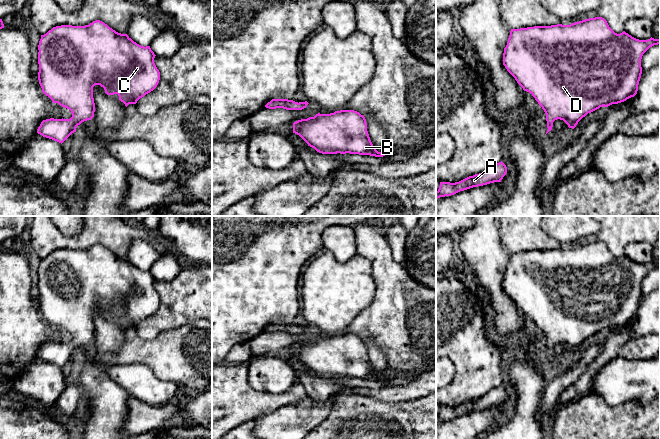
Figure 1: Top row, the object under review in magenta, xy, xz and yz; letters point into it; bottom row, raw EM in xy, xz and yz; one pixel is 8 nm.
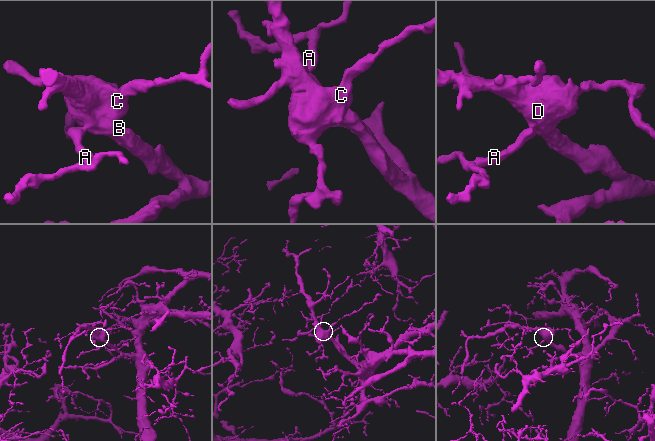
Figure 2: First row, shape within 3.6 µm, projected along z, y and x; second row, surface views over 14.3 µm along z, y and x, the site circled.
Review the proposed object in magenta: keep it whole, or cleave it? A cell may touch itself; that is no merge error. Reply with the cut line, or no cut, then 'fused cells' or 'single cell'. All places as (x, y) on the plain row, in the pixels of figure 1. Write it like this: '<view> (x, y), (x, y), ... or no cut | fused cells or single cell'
no cut | single cell

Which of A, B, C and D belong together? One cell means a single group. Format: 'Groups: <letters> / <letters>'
Groups: A B C D

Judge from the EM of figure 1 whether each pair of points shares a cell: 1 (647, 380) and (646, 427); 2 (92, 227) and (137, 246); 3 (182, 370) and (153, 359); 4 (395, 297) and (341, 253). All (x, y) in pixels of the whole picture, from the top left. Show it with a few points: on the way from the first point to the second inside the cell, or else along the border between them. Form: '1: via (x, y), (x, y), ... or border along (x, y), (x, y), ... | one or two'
1: border along (649, 400), (644, 404), (636, 400), (623, 402) | two
2: border along (154, 247), (144, 240), (134, 239), (125, 257) | two
3: via (175, 363), (171, 359), (160, 359) | one
4: border along (353, 229), (356, 251), (358, 253) | two

